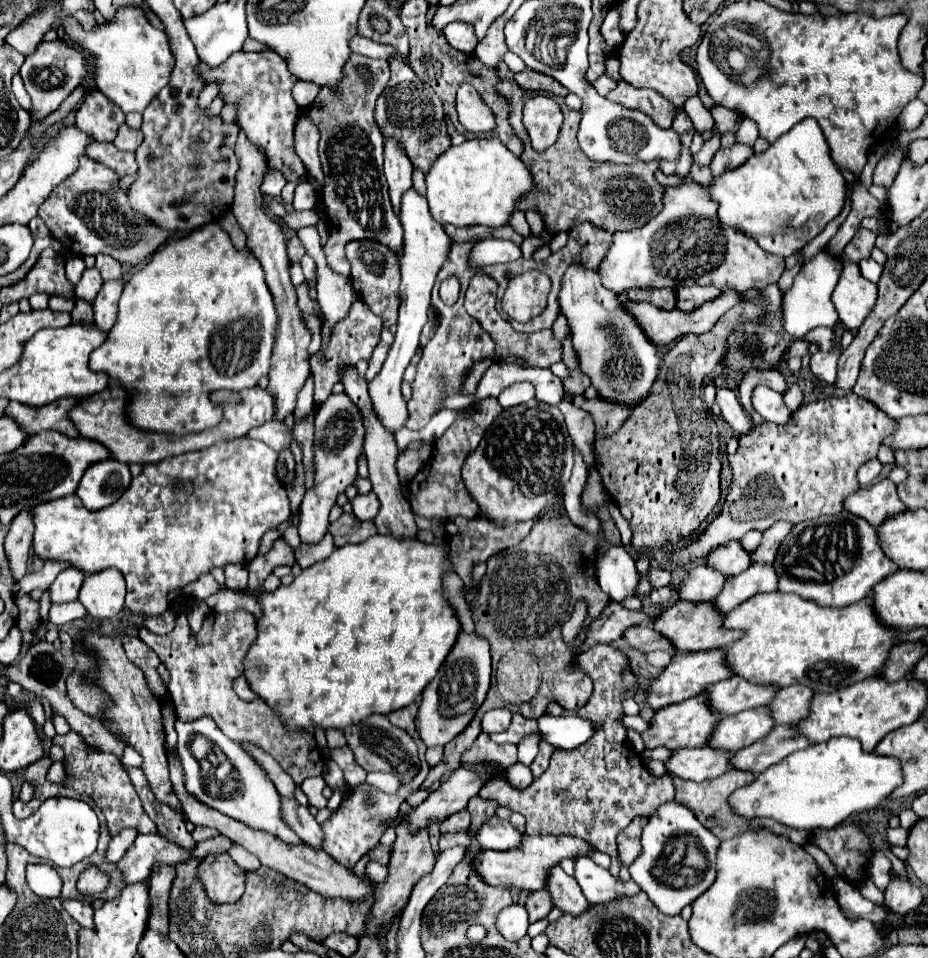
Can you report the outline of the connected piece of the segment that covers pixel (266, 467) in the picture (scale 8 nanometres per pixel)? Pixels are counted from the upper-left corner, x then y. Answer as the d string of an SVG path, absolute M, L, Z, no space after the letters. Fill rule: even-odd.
M244 436L144 466L144 472L132 478L130 488L120 496L120 500L98 512L86 510L76 494L38 504L32 510L36 526L32 542L34 556L40 560L70 562L72 568L78 568L84 574L94 574L96 570L110 566L118 568L128 588L126 608L146 616L162 614L168 610L166 594L170 590L190 584L200 574L210 572L216 566L224 568L226 562L248 564L258 554L262 536L288 520L290 502L284 484L276 478L276 458L278 452L270 446ZM174 478L192 478L194 492L186 494L176 490Z

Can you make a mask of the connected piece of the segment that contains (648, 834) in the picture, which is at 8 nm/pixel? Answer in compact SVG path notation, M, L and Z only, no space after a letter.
M670 802L650 816L642 832L642 854L630 866L630 874L662 914L676 916L714 884L718 846L720 840L688 808Z

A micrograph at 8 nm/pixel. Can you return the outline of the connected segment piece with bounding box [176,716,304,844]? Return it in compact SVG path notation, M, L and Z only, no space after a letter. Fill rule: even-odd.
M208 716L200 718L200 720L192 720L192 722L176 722L176 732L178 732L178 754L180 754L180 762L182 762L182 768L184 768L184 780L186 780L186 790L188 794L192 794L196 800L200 800L202 804L234 818L234 820L240 820L244 824L250 824L252 828L256 830L264 830L264 832L270 832L282 840L286 840L288 844L304 844L284 822L282 822L282 816L280 816L280 794L278 790L274 788L272 780L266 776L266 770L256 764L246 752L242 746L234 744L228 736L222 734L222 730L216 726L216 722ZM192 734L202 734L206 736L208 740L212 740L214 744L220 746L220 750L226 754L226 758L230 760L234 772L236 772L236 778L238 778L238 790L234 792L228 792L228 794L210 794L204 784L202 784L202 778L200 778L200 764L192 758L190 754L190 748L188 748L188 740L192 738Z

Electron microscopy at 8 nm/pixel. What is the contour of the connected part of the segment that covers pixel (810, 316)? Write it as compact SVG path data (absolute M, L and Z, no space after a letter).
M820 250L810 262L806 262L800 272L794 278L794 284L790 286L790 290L786 290L784 294L784 310L782 310L782 324L784 330L794 336L796 340L802 340L810 330L818 328L818 326L834 326L838 324L838 312L830 300L838 278L842 274L842 262L840 258L830 256L826 250Z

